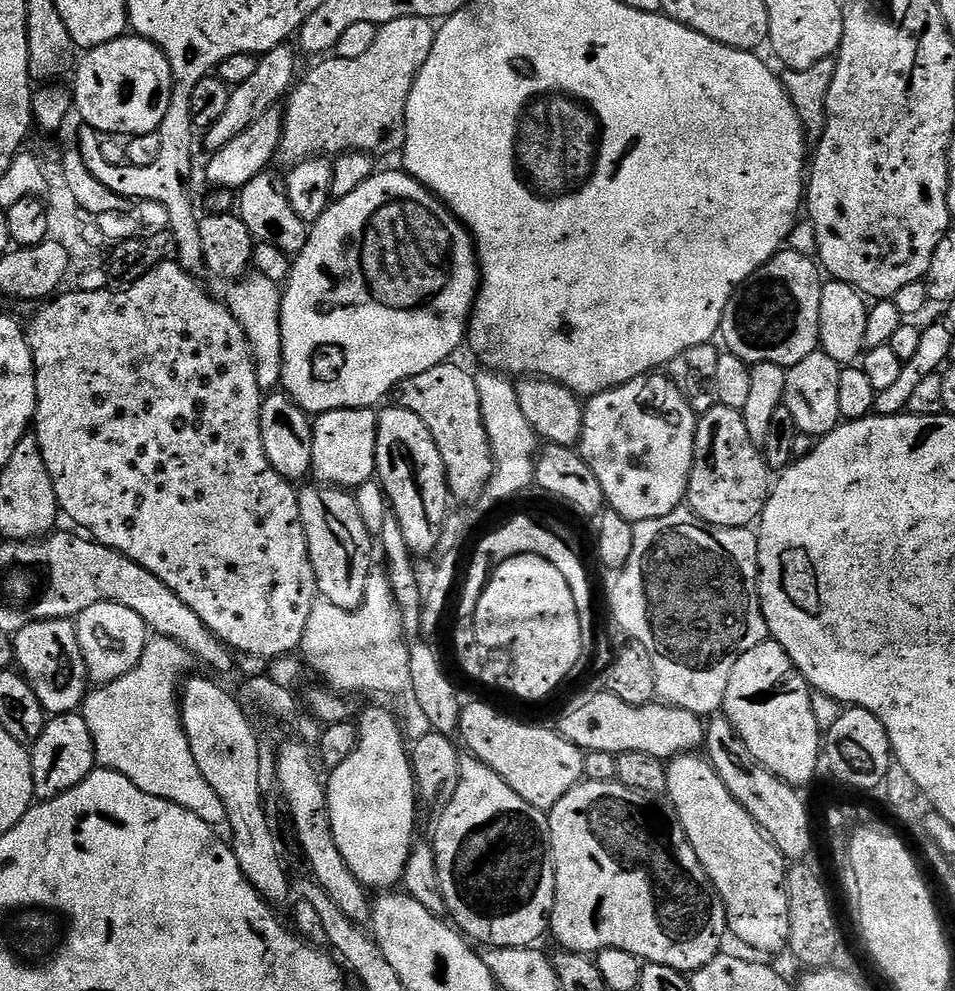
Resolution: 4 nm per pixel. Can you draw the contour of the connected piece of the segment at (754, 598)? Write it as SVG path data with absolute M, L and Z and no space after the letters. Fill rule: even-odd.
M687 506L675 508L670 514L653 520L643 520L634 527L634 550L630 550L630 562L619 569L616 589L612 592L612 616L616 624L624 632L632 632L631 639L635 643L646 646L650 650L650 659L654 661L656 675L656 694L665 704L673 704L675 708L690 710L690 714L701 718L712 718L724 707L726 686L730 682L730 674L734 671L734 662L746 650L754 650L766 639L769 639L768 623L760 609L760 541L757 533L751 527L723 528L708 524L702 518L693 514Z

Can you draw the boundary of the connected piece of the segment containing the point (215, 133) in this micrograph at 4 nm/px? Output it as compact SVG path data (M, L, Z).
M279 44L274 50L260 56L258 71L246 82L232 88L230 103L226 105L226 114L222 114L222 118L218 118L218 122L214 122L214 126L203 133L204 144L208 147L209 153L217 152L219 148L226 146L226 142L234 142L234 138L238 138L242 130L246 130L253 122L258 122L262 114L277 107L291 93L298 80L296 56L298 57L297 49L288 44Z

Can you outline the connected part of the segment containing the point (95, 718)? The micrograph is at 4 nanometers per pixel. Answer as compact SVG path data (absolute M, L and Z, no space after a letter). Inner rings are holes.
M153 635L130 674L122 674L122 678L89 691L82 715L86 726L90 726L90 738L94 738L99 767L130 778L138 790L154 794L154 798L174 802L190 810L190 814L198 814L202 822L220 826L228 819L226 806L222 806L222 798L214 794L210 782L202 778L184 732L184 721L180 719L178 685L188 662L190 655L182 645L165 636Z

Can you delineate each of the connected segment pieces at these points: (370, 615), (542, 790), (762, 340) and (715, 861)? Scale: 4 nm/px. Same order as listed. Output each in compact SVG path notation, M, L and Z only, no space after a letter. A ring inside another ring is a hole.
M373 570L366 586L366 598L353 612L327 602L314 606L298 652L303 663L328 680L324 682L337 694L389 692L394 699L400 700L402 731L409 741L415 742L418 738L426 738L433 728L414 694L408 645L403 632L403 616L396 605L387 571Z
M465 703L460 711L459 739L463 747L498 774L530 806L551 810L574 785L584 780L584 752L559 731L523 724L495 712L488 704Z
M791 250L777 252L770 262L766 262L745 284L736 289L724 311L720 323L719 339L724 339L723 347L742 358L749 366L753 364L773 364L785 370L792 368L802 358L820 348L820 303L822 302L821 269L811 256L803 256Z
M700 754L675 757L667 765L668 790L667 799L676 807L678 818L682 822L682 830L686 830L686 838L690 838L690 846L694 846L694 854L698 854L698 862L702 862L702 870L712 883L712 889L722 898L728 915L728 930L737 936L748 948L756 952L784 952L788 946L790 934L790 910L788 909L788 891L784 885L786 861L767 834L760 829L746 810L734 802L734 794L726 790L722 778L712 768L712 761Z

